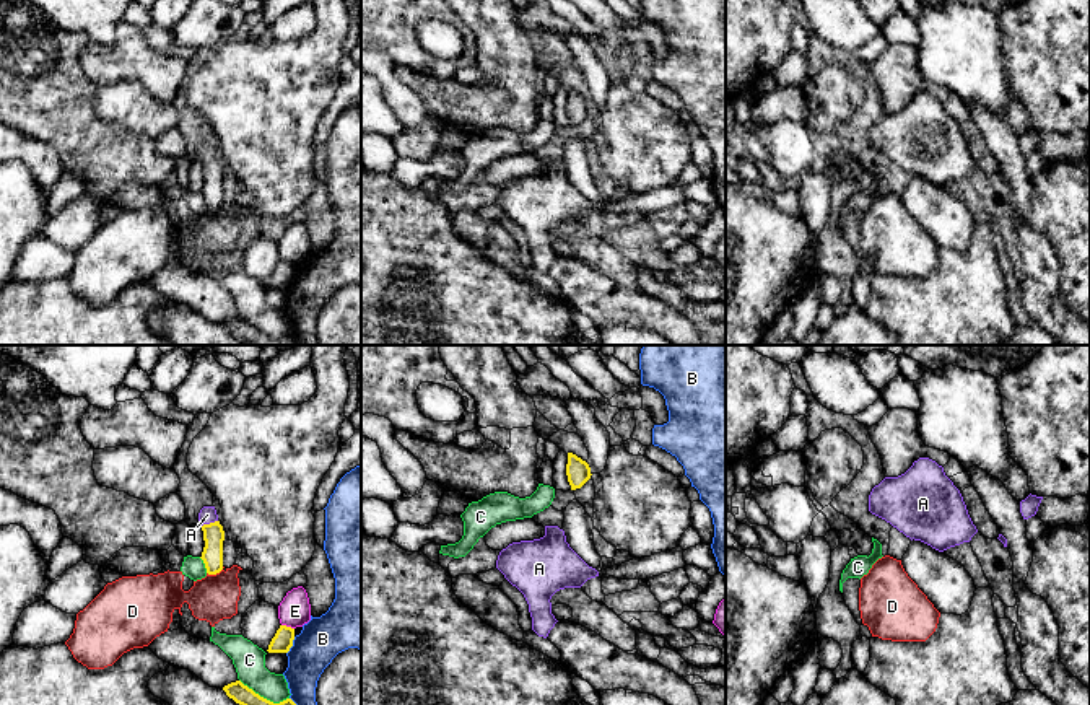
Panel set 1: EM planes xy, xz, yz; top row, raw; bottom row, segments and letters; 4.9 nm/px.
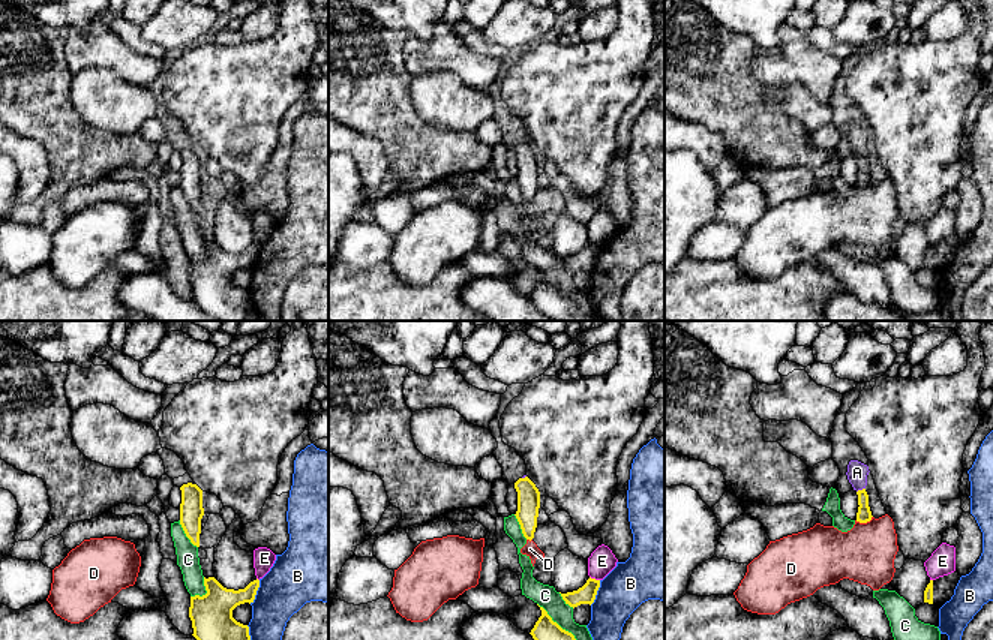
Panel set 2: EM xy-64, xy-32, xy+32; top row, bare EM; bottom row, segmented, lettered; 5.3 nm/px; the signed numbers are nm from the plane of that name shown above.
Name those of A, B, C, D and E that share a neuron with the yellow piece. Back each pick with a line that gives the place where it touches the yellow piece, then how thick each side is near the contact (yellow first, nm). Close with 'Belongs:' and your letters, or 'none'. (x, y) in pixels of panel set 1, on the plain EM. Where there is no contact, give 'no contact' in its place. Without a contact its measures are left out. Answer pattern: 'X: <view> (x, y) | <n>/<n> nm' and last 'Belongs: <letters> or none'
A: xy (210, 158) | 110/90 nm
Belongs: A

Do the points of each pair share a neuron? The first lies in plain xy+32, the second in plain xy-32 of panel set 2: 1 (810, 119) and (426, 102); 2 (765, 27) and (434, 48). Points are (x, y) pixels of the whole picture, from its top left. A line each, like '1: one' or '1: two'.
1: one
2: two

